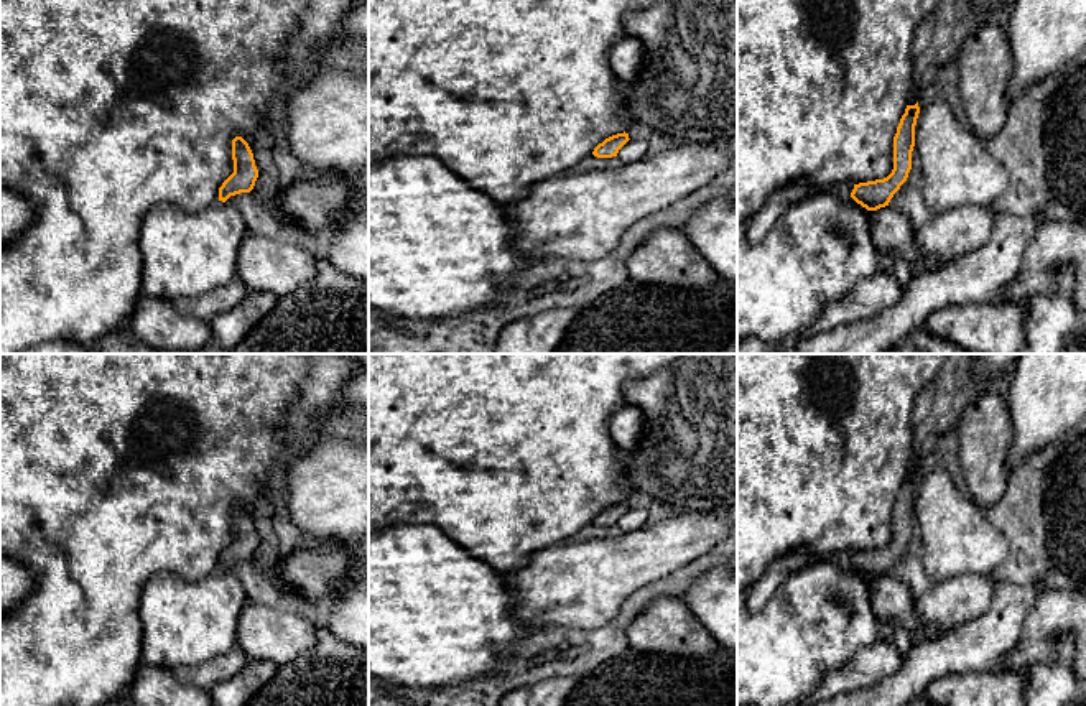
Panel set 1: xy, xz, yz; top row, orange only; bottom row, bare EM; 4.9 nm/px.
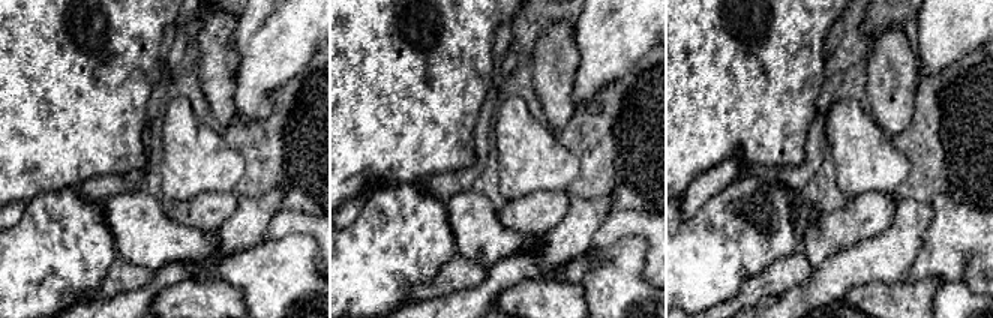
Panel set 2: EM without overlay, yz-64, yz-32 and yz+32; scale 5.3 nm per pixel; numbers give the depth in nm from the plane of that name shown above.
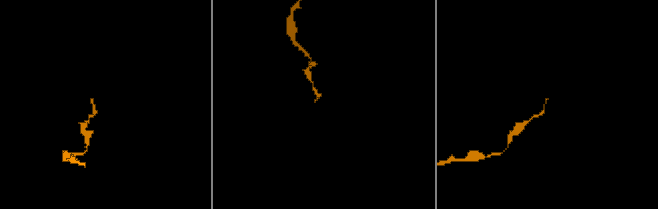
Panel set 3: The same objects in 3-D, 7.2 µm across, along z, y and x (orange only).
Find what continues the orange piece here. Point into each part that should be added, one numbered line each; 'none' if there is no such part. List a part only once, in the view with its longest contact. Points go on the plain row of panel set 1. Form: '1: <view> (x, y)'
1: yz (909, 568)

